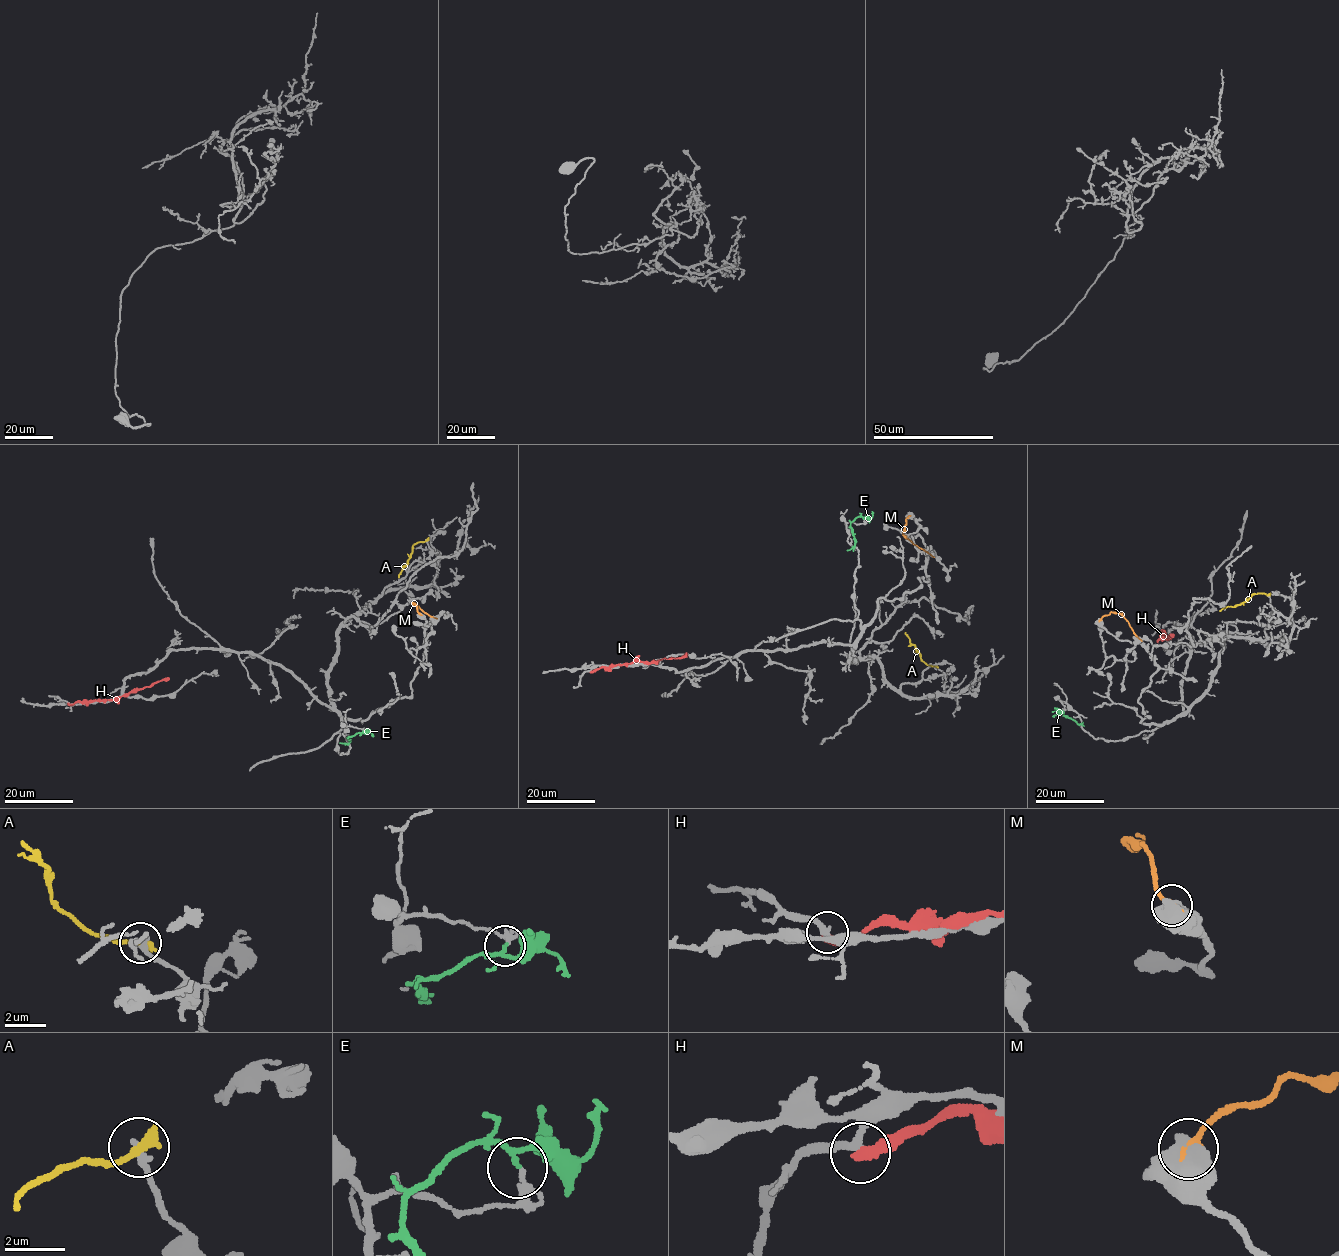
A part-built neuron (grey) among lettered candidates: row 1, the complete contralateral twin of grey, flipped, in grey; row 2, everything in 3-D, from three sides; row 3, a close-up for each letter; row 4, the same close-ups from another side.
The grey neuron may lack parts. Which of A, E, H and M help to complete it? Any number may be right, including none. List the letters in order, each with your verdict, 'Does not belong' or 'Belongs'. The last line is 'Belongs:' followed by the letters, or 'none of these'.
A: Does not belong
E: Does not belong
H: Does not belong
M: Does not belong
Belongs: none of these

